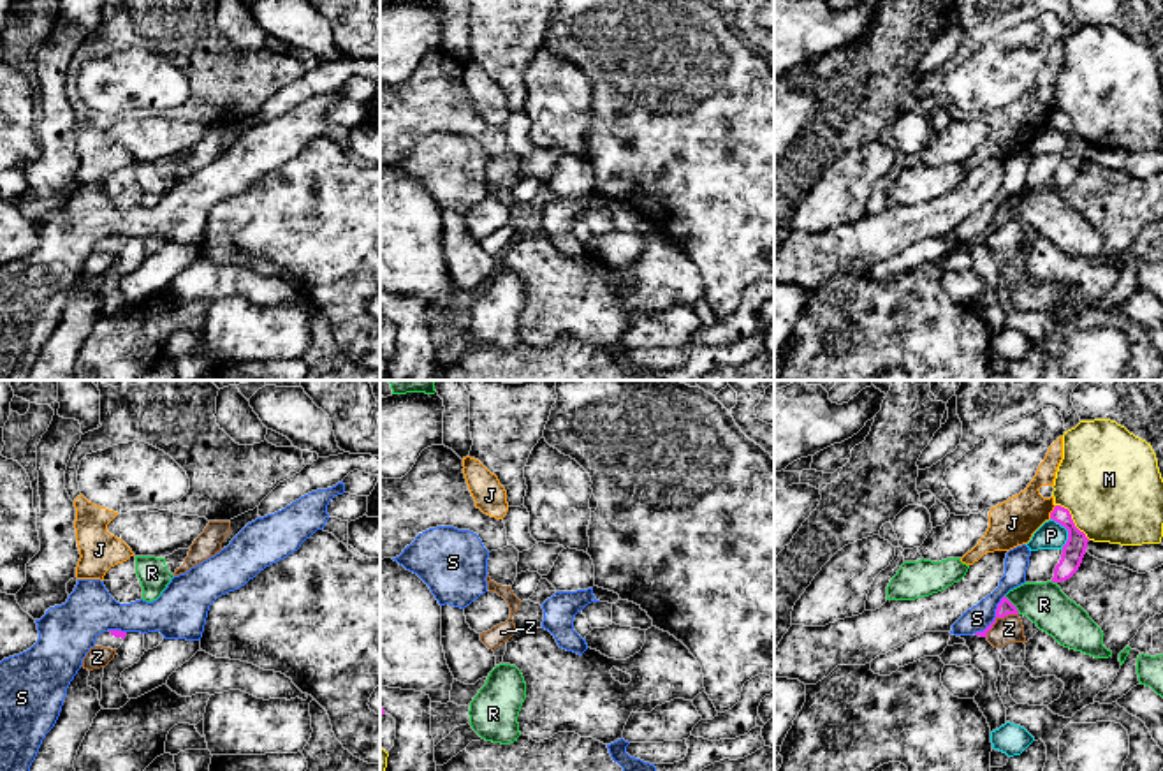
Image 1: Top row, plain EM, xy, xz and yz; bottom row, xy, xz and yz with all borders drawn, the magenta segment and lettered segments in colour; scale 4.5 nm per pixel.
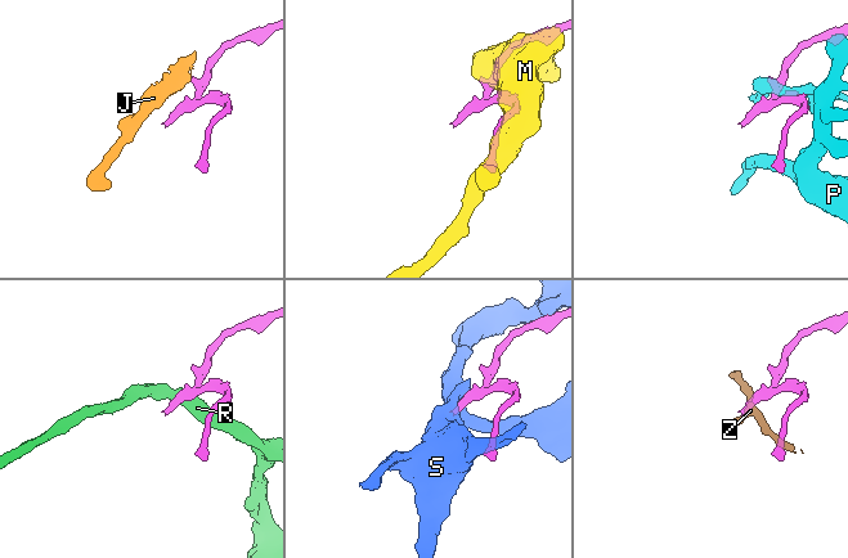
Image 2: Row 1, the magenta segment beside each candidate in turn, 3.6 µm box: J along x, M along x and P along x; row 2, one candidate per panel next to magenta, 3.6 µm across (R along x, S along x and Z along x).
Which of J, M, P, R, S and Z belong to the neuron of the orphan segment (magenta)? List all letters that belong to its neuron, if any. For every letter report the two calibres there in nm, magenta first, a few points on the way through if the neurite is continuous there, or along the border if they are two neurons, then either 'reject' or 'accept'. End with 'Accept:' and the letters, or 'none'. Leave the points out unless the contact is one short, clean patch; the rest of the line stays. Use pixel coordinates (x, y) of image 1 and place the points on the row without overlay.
J: calibres 100 and 220 nm; border yz (1056, 111), (1049, 124); reject
M: calibres 100 and 460 nm; reject
P: calibres 100 and 130 nm; reject
R: calibres 70 and 190 nm; border yz (1005, 201), (1019, 219); reject
S: calibres 70 and 120 nm; border yz (1003, 201), (996, 222), (975, 240); reject
Z: calibres 70 and 120 nm; border yz (1017, 219), (1000, 222), (986, 242); reject
Accept: none

